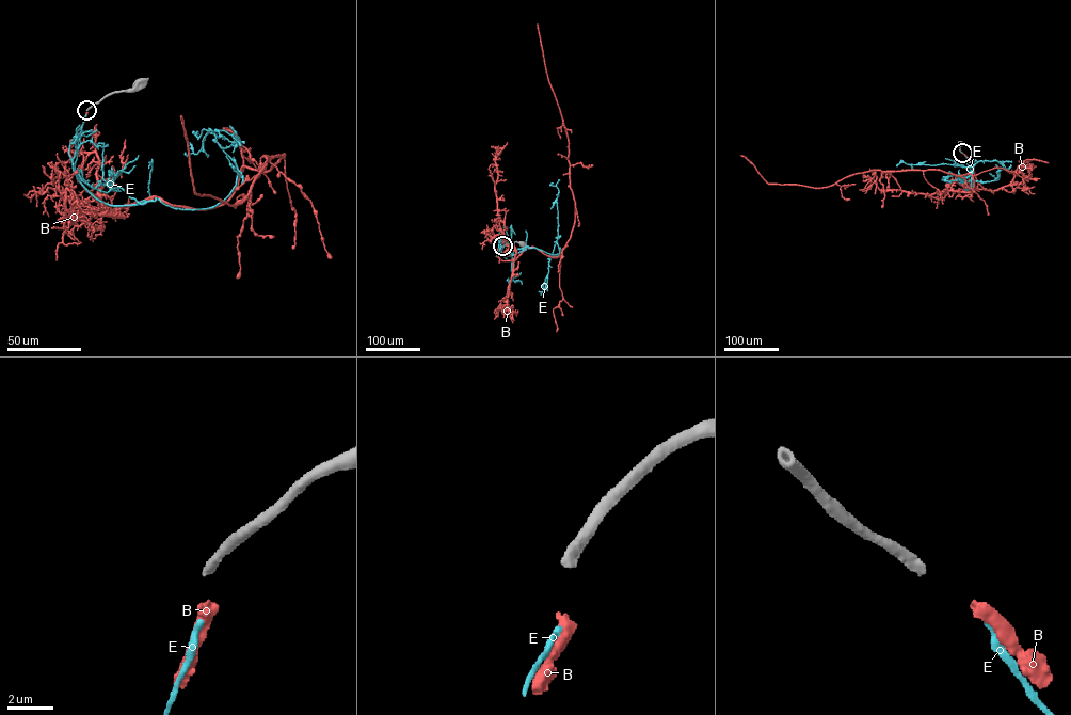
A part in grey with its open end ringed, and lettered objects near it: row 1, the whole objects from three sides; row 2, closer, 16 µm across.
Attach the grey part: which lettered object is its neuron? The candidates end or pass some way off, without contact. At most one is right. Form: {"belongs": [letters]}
{"belongs": ["B"]}

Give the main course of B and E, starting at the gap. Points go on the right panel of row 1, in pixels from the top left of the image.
B: (963, 154), (977, 188), (963, 187), (970, 174), (932, 170), (768, 184), (741, 155)
E: (964, 154), (973, 165), (973, 187), (962, 186), (969, 189), (972, 165), (899, 162)

